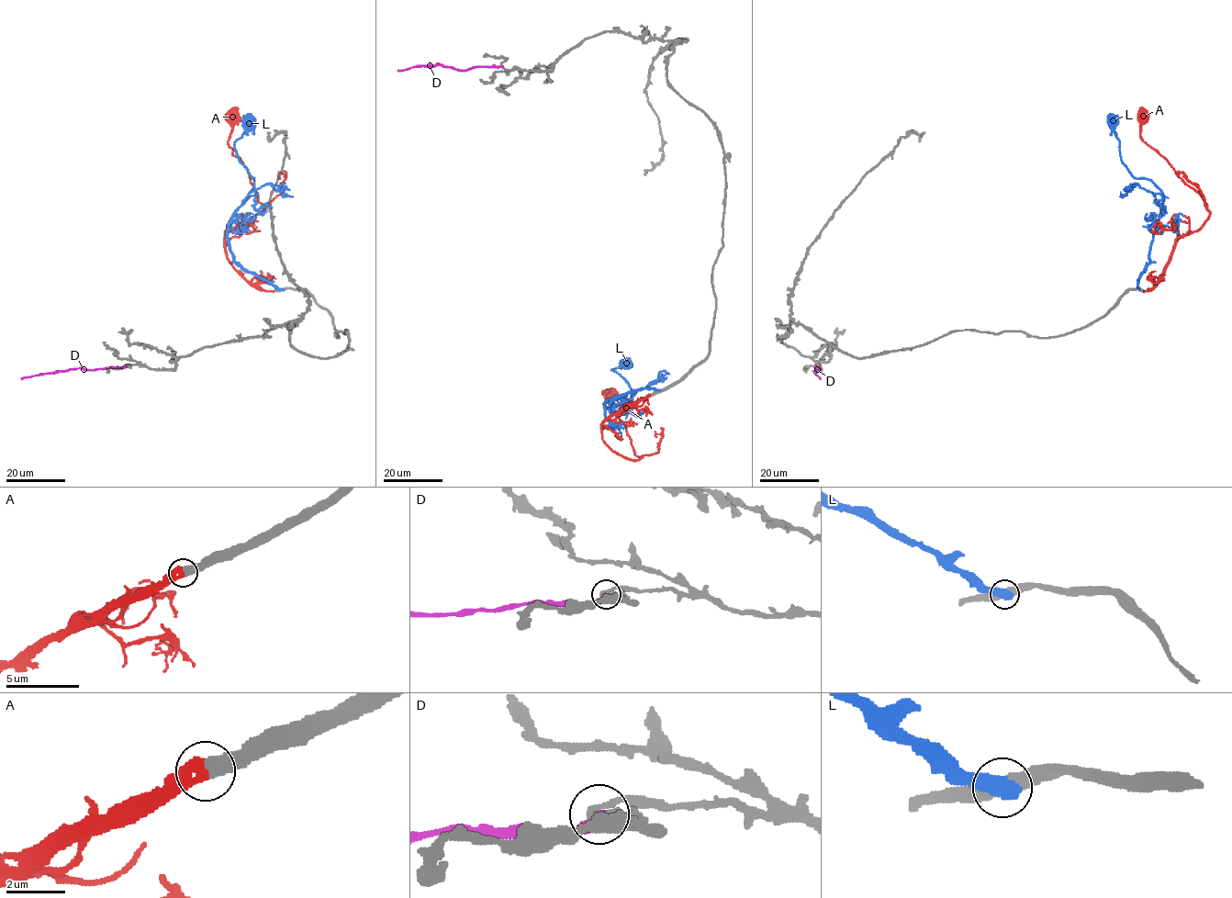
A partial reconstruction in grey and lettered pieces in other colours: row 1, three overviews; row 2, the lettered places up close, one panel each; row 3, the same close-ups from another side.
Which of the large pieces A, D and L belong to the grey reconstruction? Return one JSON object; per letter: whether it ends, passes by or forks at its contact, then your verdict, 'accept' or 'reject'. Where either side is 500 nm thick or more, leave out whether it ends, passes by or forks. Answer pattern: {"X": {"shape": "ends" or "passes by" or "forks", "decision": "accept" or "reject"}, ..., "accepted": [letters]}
{"A": {"shape": "ends", "decision": "accept"}, "D": {"shape": "ends", "decision": "reject"}, "L": {"decision": "reject"}, "accepted": ["A"]}

